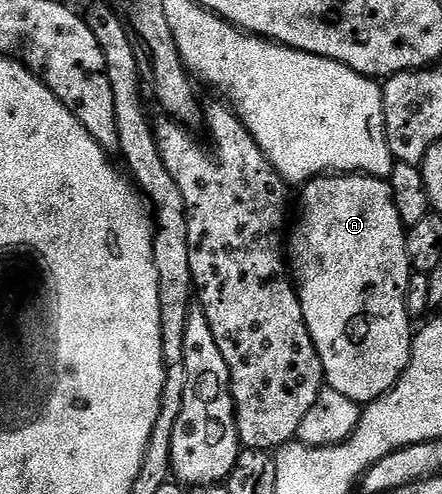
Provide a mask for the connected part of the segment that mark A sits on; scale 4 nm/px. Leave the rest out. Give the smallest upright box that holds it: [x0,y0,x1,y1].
[286,174,414,406]

